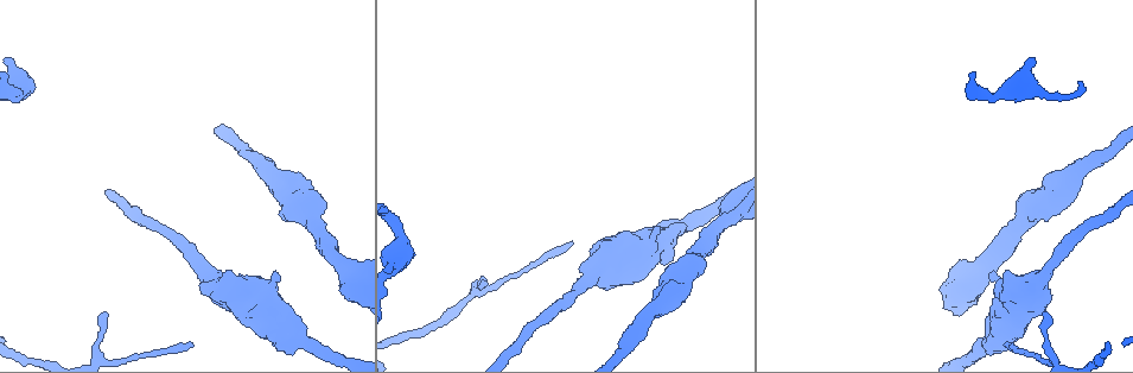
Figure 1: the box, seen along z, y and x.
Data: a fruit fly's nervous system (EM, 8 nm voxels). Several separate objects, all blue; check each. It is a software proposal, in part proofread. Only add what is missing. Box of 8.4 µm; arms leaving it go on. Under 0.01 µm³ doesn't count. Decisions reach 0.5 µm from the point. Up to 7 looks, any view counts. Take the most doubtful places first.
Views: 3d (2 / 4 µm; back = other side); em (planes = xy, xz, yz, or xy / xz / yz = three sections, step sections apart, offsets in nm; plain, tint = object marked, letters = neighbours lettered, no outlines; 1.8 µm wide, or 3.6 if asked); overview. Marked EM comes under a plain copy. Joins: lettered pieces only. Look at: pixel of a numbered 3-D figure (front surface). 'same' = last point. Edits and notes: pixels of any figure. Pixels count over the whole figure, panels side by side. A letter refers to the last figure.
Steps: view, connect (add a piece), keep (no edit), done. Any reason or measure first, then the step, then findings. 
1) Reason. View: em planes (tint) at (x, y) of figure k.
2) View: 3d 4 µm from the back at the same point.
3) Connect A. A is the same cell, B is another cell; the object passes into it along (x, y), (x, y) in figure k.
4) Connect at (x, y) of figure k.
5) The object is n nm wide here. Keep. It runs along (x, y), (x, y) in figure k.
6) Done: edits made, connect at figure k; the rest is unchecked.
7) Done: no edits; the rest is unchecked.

An open end. View: 3d 2 µm at (570, 243) of figure 1.

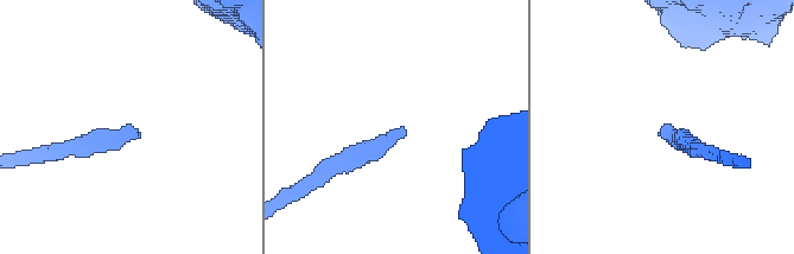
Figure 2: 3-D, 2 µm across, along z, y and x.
Need the tissue. View: em planes (tint) at (138, 136) of figure 2.

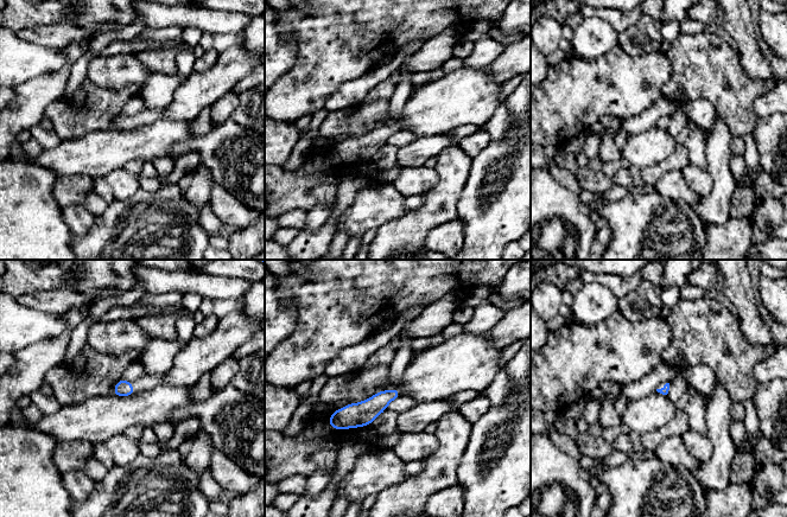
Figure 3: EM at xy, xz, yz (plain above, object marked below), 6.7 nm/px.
View: em planes (letters) at the same point.

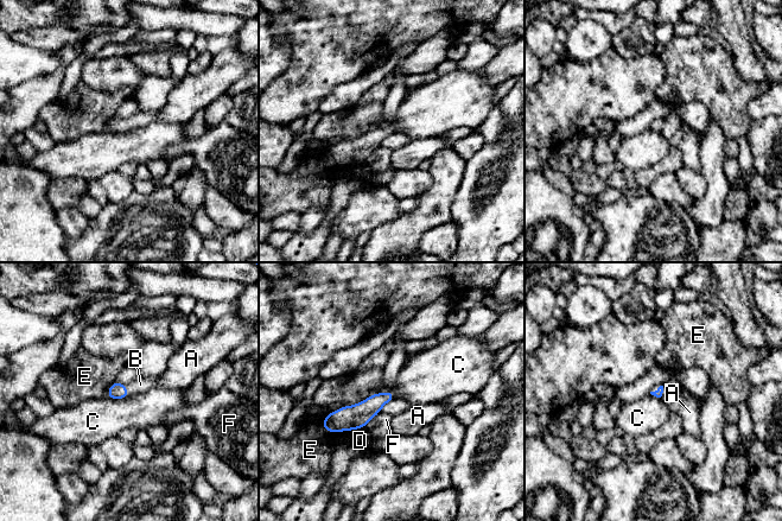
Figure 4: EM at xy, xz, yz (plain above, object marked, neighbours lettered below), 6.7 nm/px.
The longest contact is with E, 440 nm. Connect B. B is the same cell, A, C, D, E and F are other cells; the object passes into it along (118, 391), (127, 391), (140, 385) in figure 4; it goes on there.

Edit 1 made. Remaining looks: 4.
Tapers out. View: 3d 4 µm at (486, 282) of figure 1.

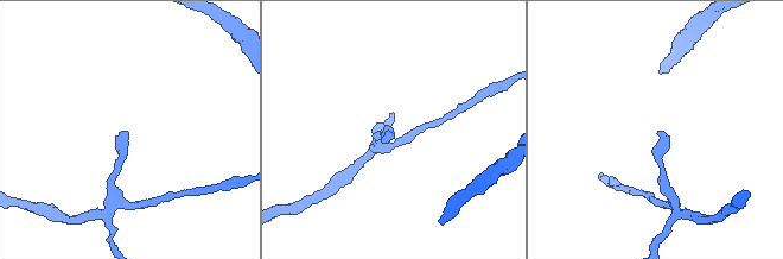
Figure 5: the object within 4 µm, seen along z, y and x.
Need the tissue. View: em planes (letters) at (128, 134) of figure 5.

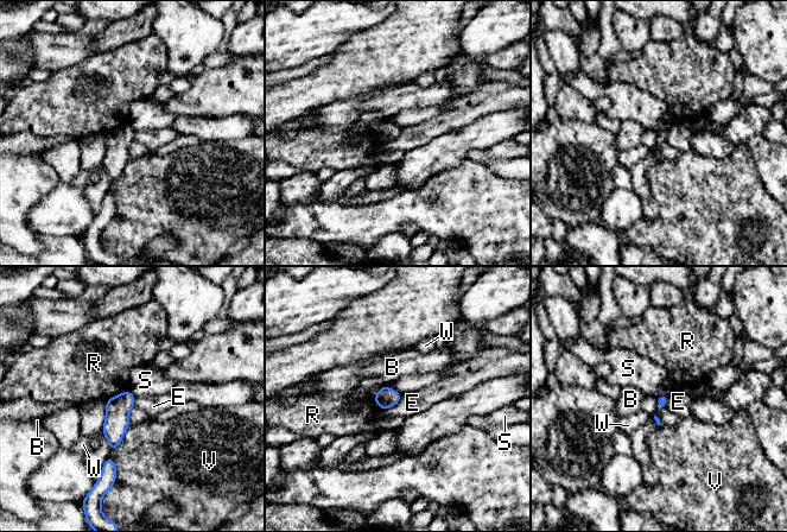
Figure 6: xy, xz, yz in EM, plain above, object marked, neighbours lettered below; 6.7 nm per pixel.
Keep. B, E, R, S, V and W are other cells; a border runs along (401, 394), (395, 404), (384, 410) in figure 6; no lettered piece goes on from it.

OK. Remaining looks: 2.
Done: edits made, connect at figure 4; the rest is unchecked.

